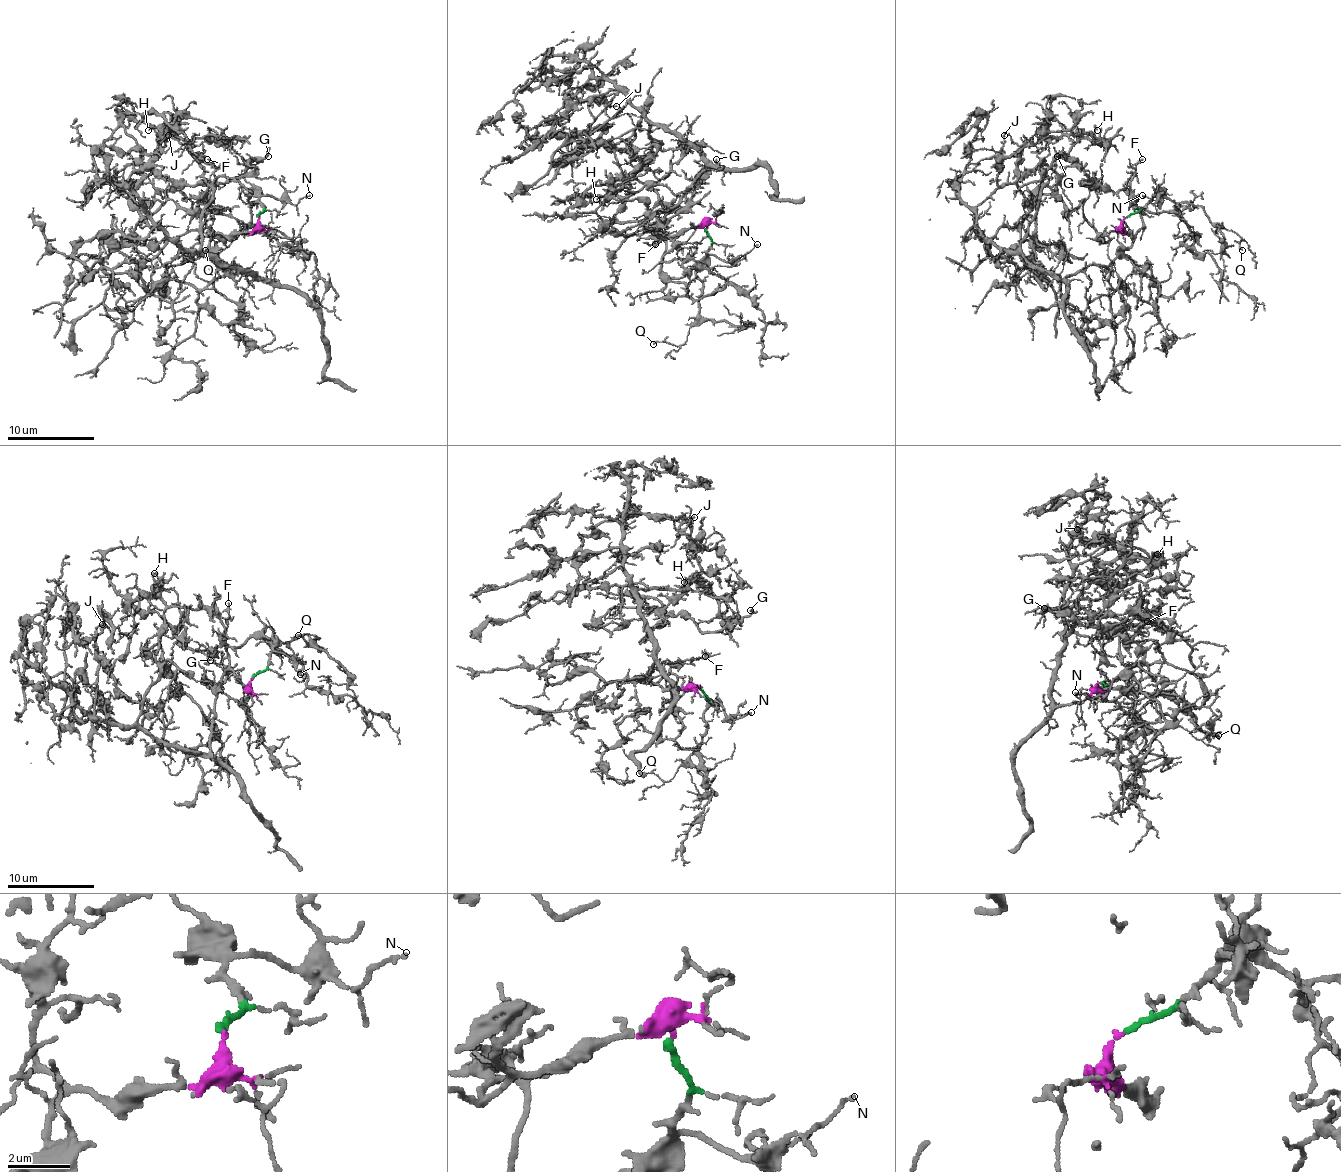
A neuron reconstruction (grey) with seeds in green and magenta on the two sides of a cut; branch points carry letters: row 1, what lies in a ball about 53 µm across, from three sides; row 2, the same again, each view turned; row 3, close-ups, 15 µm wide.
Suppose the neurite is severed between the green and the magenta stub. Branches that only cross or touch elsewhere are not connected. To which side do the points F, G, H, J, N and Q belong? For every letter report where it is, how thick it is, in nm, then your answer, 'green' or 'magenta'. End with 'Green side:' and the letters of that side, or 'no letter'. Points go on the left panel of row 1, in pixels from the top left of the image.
F: place (207, 159); calibre 140 nm; magenta
G: place (268, 156); calibre 130 nm; magenta
H: place (148, 130); calibre 160 nm; magenta
J: place (168, 135); calibre 110 nm; magenta
N: place (309, 195); calibre 130 nm; green
Q: place (205, 250); calibre 110 nm; green
Green side: N, Q

